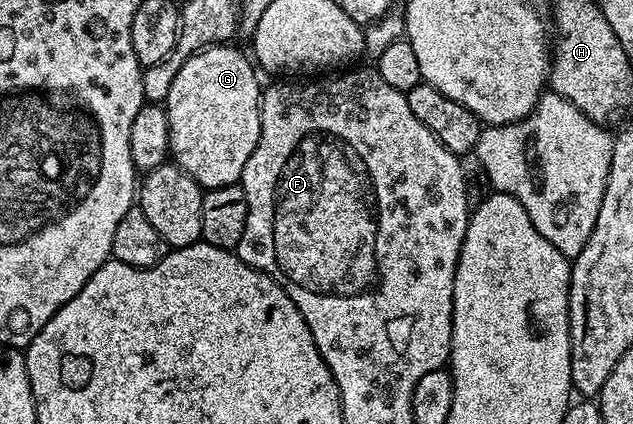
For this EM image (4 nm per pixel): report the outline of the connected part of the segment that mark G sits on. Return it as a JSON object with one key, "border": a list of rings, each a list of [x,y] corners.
{"border":[[[228,43],[211,45],[186,59],[186,63],[182,63],[182,71],[178,71],[178,75],[174,75],[174,83],[170,83],[170,95],[166,102],[170,119],[168,151],[171,160],[182,171],[186,171],[186,175],[193,177],[205,191],[237,184],[244,173],[246,159],[250,159],[260,138],[262,81],[256,78],[257,70],[253,62],[232,47]]]}

